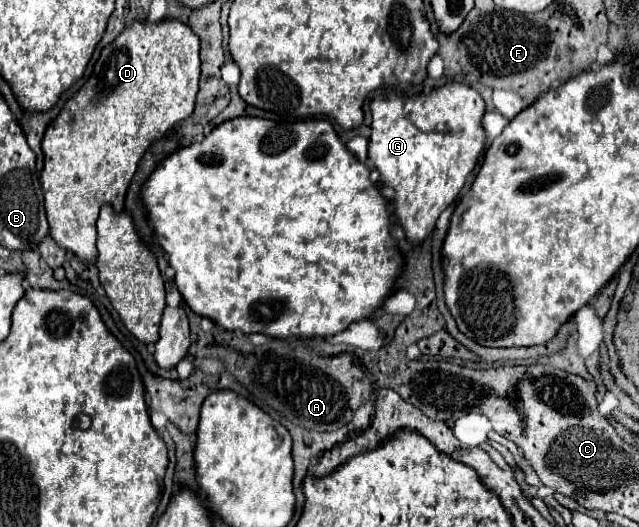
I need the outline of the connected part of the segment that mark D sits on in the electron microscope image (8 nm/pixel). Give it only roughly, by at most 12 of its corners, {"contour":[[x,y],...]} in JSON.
{"contour":[[136,19],[42,139],[50,235],[96,219],[192,115],[186,23]]}

